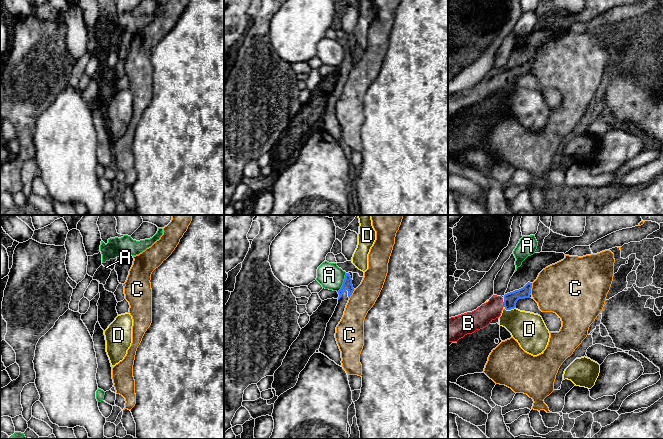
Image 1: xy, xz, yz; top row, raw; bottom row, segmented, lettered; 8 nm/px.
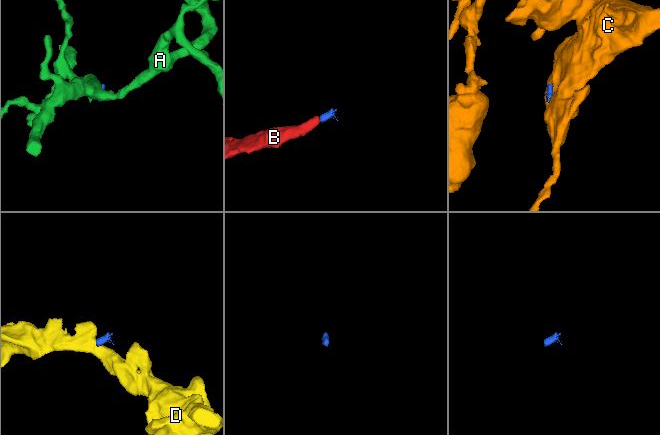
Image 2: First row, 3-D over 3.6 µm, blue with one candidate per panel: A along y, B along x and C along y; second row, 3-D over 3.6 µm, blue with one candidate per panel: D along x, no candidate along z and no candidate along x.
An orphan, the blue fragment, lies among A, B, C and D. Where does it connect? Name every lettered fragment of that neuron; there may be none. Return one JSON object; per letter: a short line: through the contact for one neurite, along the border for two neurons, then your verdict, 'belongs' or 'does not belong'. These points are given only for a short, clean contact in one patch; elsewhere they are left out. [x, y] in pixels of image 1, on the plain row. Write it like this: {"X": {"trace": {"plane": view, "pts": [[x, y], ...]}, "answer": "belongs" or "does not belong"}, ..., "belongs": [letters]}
{"A": {"trace": {"plane": "xz", "pts": [[346, 49], [343, 60], [337, 67]]}, "answer": "does not belong"}, "B": {"trace": {"plane": "yz", "pts": [[510, 75], [504, 80], [497, 80], [480, 94]]}, "answer": "belongs"}, "C": {"trace": {"plane": "yz", "pts": [[532, 59], [530, 69]]}, "answer": "does not belong"}, "D": {"trace": {"plane": "yz", "pts": [[504, 82], [506, 85], [514, 83]]}, "answer": "does not belong"}, "belongs": ["B"]}

